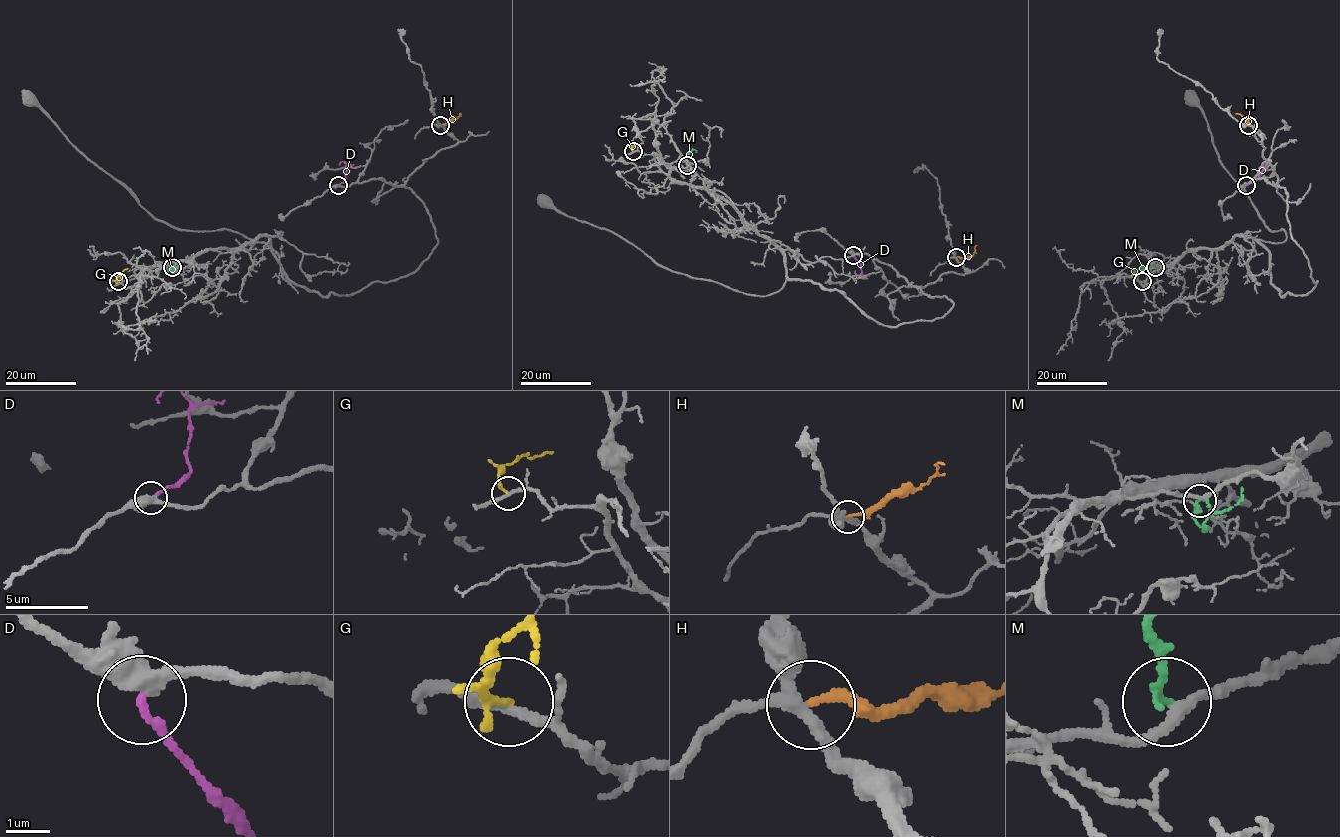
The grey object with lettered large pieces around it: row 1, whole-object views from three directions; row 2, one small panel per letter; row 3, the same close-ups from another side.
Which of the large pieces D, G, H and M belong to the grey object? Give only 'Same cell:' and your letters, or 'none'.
Same cell: M

